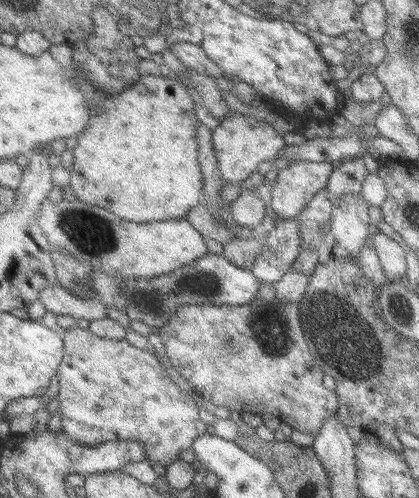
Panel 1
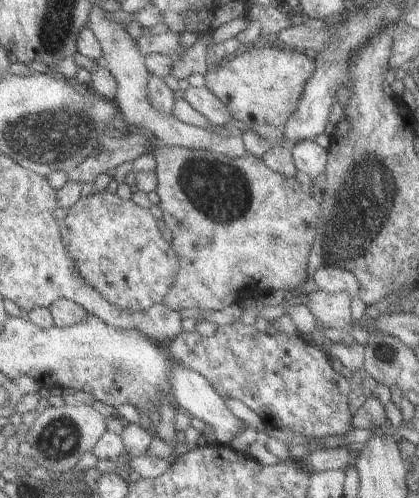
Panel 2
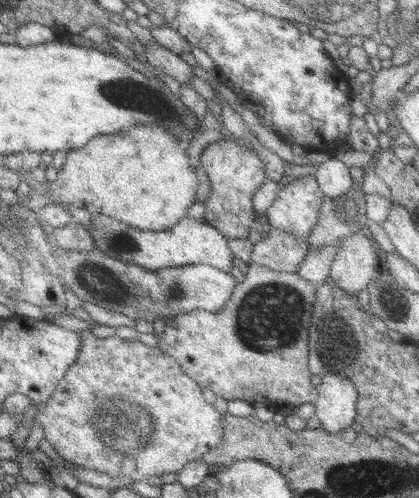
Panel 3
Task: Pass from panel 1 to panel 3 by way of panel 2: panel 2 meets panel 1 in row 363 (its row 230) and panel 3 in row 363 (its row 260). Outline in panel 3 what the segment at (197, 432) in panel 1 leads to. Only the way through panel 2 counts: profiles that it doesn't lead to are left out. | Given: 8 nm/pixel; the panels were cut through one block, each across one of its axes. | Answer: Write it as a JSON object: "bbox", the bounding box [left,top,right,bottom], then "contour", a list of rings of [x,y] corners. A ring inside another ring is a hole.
{"bbox":[35,330,225,482],"contour":[[[91,330],[81,332],[81,336],[83,336],[83,348],[81,348],[81,356],[77,358],[77,364],[69,368],[69,372],[65,374],[65,380],[61,380],[61,384],[57,386],[57,392],[49,400],[47,408],[35,418],[35,422],[45,432],[45,446],[51,446],[49,450],[55,450],[53,456],[61,456],[65,462],[79,468],[87,468],[87,470],[95,468],[109,476],[131,476],[135,482],[147,482],[151,476],[161,478],[165,474],[179,474],[187,464],[201,462],[211,450],[215,450],[225,440],[225,414],[219,414],[217,408],[209,404],[209,400],[205,400],[201,386],[193,378],[189,378],[189,374],[185,374],[183,368],[177,364],[177,360],[171,358],[167,352],[163,352],[161,348],[147,346],[141,340],[121,340],[117,336],[111,336],[105,340],[93,334]]]}

